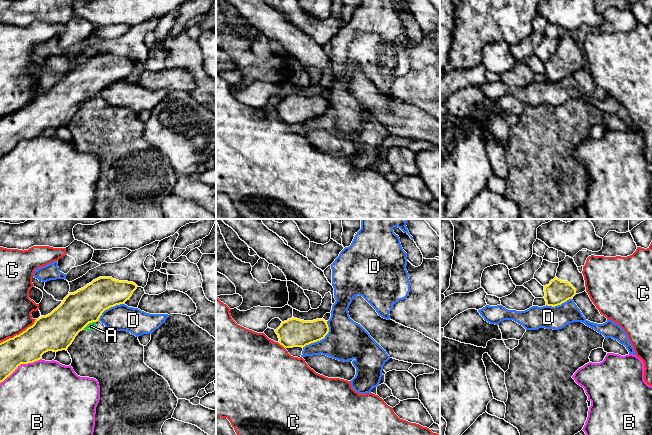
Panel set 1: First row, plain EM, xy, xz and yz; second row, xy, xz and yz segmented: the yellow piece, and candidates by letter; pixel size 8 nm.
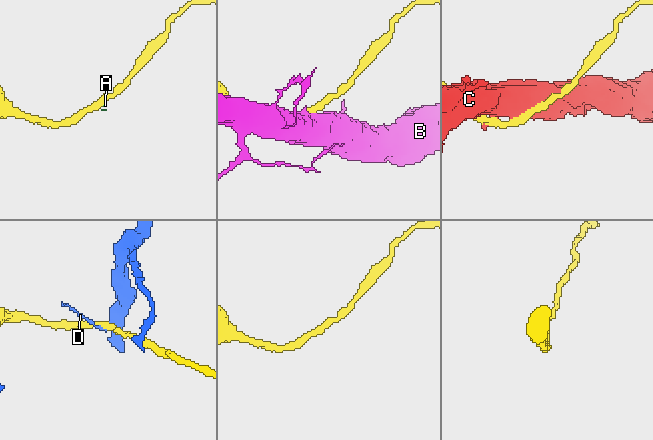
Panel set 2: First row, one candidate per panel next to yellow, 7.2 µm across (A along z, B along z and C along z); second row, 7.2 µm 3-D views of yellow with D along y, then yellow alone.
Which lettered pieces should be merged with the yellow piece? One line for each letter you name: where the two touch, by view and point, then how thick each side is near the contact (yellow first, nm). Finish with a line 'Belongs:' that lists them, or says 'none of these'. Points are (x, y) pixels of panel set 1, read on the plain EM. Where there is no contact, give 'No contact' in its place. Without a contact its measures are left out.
Belongs: none of these

